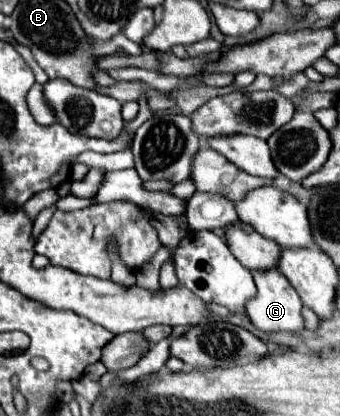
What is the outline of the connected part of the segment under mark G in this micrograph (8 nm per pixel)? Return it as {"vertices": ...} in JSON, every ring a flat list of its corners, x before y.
{"vertices":[[276,269,276,271,252,271,254,283,258,287,256,297,246,305,246,315,250,317,252,327,256,327,262,333,300,333,304,331,304,317,302,317,302,301,298,299,298,293,294,287,290,287,290,281]]}

